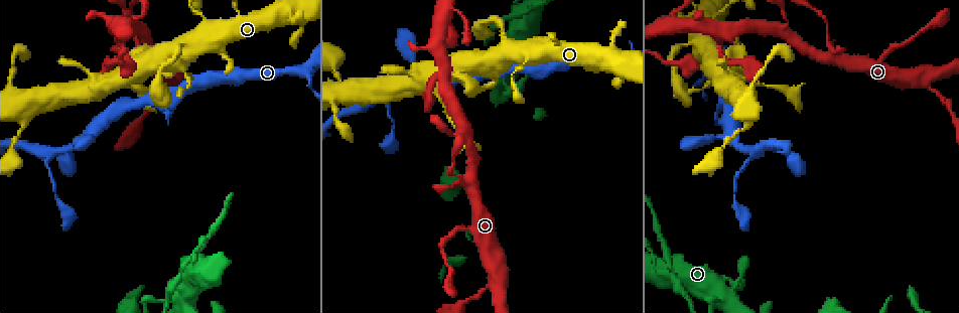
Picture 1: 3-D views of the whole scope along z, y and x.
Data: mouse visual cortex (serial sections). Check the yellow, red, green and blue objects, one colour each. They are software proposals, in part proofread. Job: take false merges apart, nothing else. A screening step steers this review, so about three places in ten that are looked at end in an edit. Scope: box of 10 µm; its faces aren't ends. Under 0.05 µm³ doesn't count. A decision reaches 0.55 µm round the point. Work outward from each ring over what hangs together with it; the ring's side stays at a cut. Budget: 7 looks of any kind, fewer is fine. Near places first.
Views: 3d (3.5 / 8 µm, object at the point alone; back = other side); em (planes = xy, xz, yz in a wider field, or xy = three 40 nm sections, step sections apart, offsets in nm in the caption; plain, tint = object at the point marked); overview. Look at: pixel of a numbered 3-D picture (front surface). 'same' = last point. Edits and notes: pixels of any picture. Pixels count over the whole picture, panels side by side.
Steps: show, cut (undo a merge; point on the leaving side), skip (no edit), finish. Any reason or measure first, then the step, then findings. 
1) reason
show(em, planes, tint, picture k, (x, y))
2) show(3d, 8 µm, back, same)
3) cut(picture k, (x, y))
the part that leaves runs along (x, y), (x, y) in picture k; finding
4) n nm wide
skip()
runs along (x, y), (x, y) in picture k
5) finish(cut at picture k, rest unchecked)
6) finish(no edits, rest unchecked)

calibre changes
show(3d, 3.5 µm, picture 1, (835, 58))

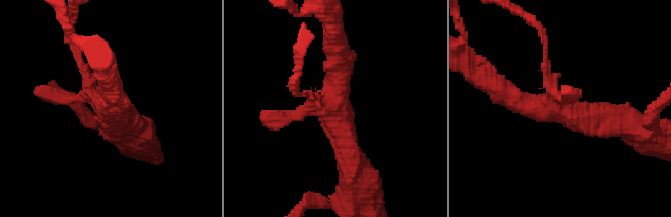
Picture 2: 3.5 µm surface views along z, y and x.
need the tissue
show(em, xy, step 2, plain, picture 2, (559, 110))

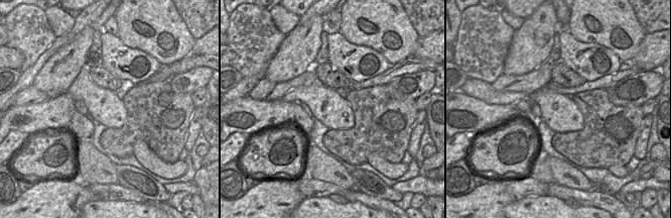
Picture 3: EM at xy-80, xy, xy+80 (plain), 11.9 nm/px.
show(em, xy, step 2, tint, same)

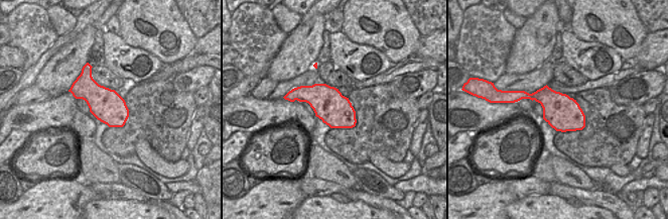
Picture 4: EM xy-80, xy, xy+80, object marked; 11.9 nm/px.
skip()
runs along (620, 122), (529, 107), (498, 89) in picture 2; all the same cell

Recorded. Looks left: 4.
show(3d, 3.5 µm, picture 1, (746, 149))

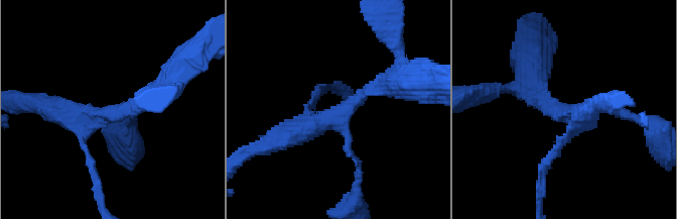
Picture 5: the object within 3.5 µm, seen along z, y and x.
4 arms; arms of 150, 150, 250, 350 nm; need the tissue
show(em, planes, tint, picture 5, (113, 113))

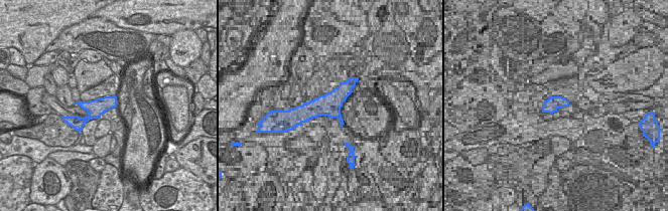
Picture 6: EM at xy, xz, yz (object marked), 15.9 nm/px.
another direction
show(em, xy, step 2, tint, same)

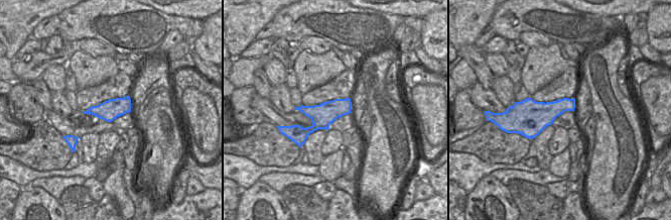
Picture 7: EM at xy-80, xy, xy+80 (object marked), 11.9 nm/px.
skip()
runs along (391, 84), (282, 138) in picture 5; all the same cell

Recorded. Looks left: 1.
finish(no edits, rest unchecked)

